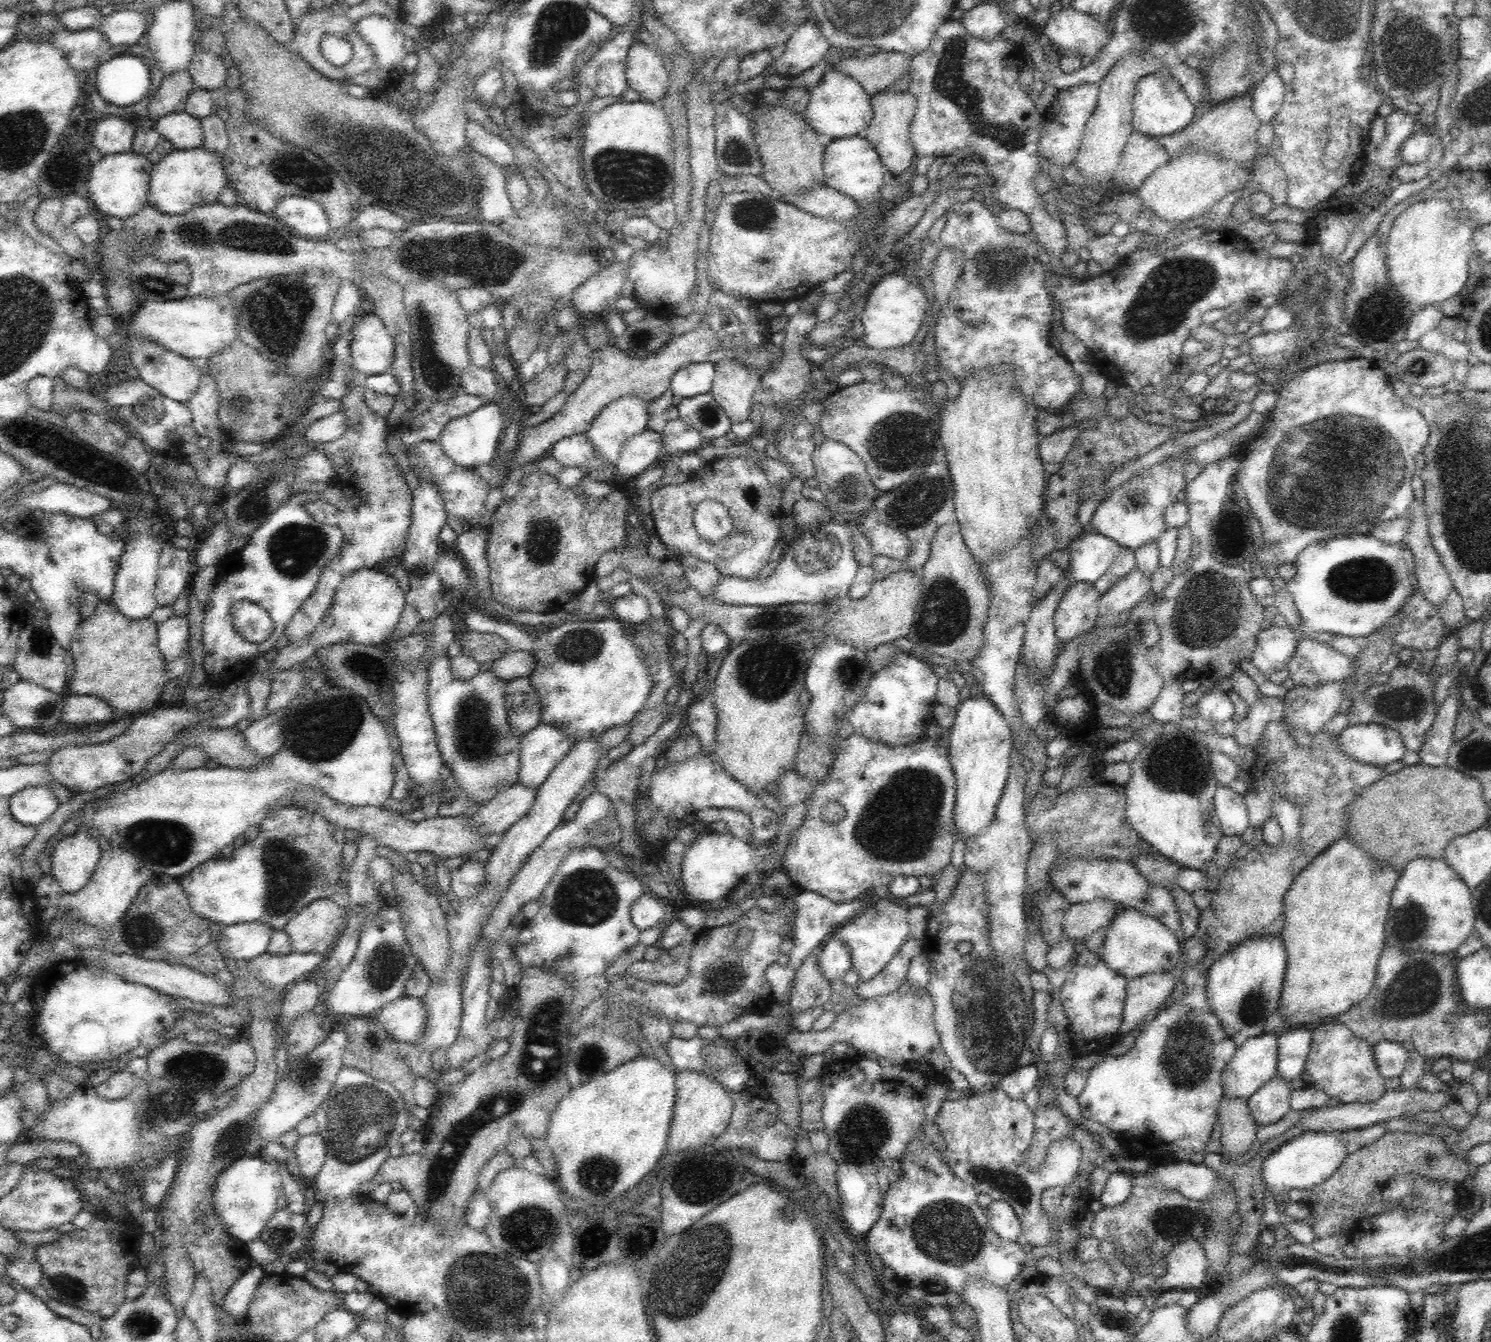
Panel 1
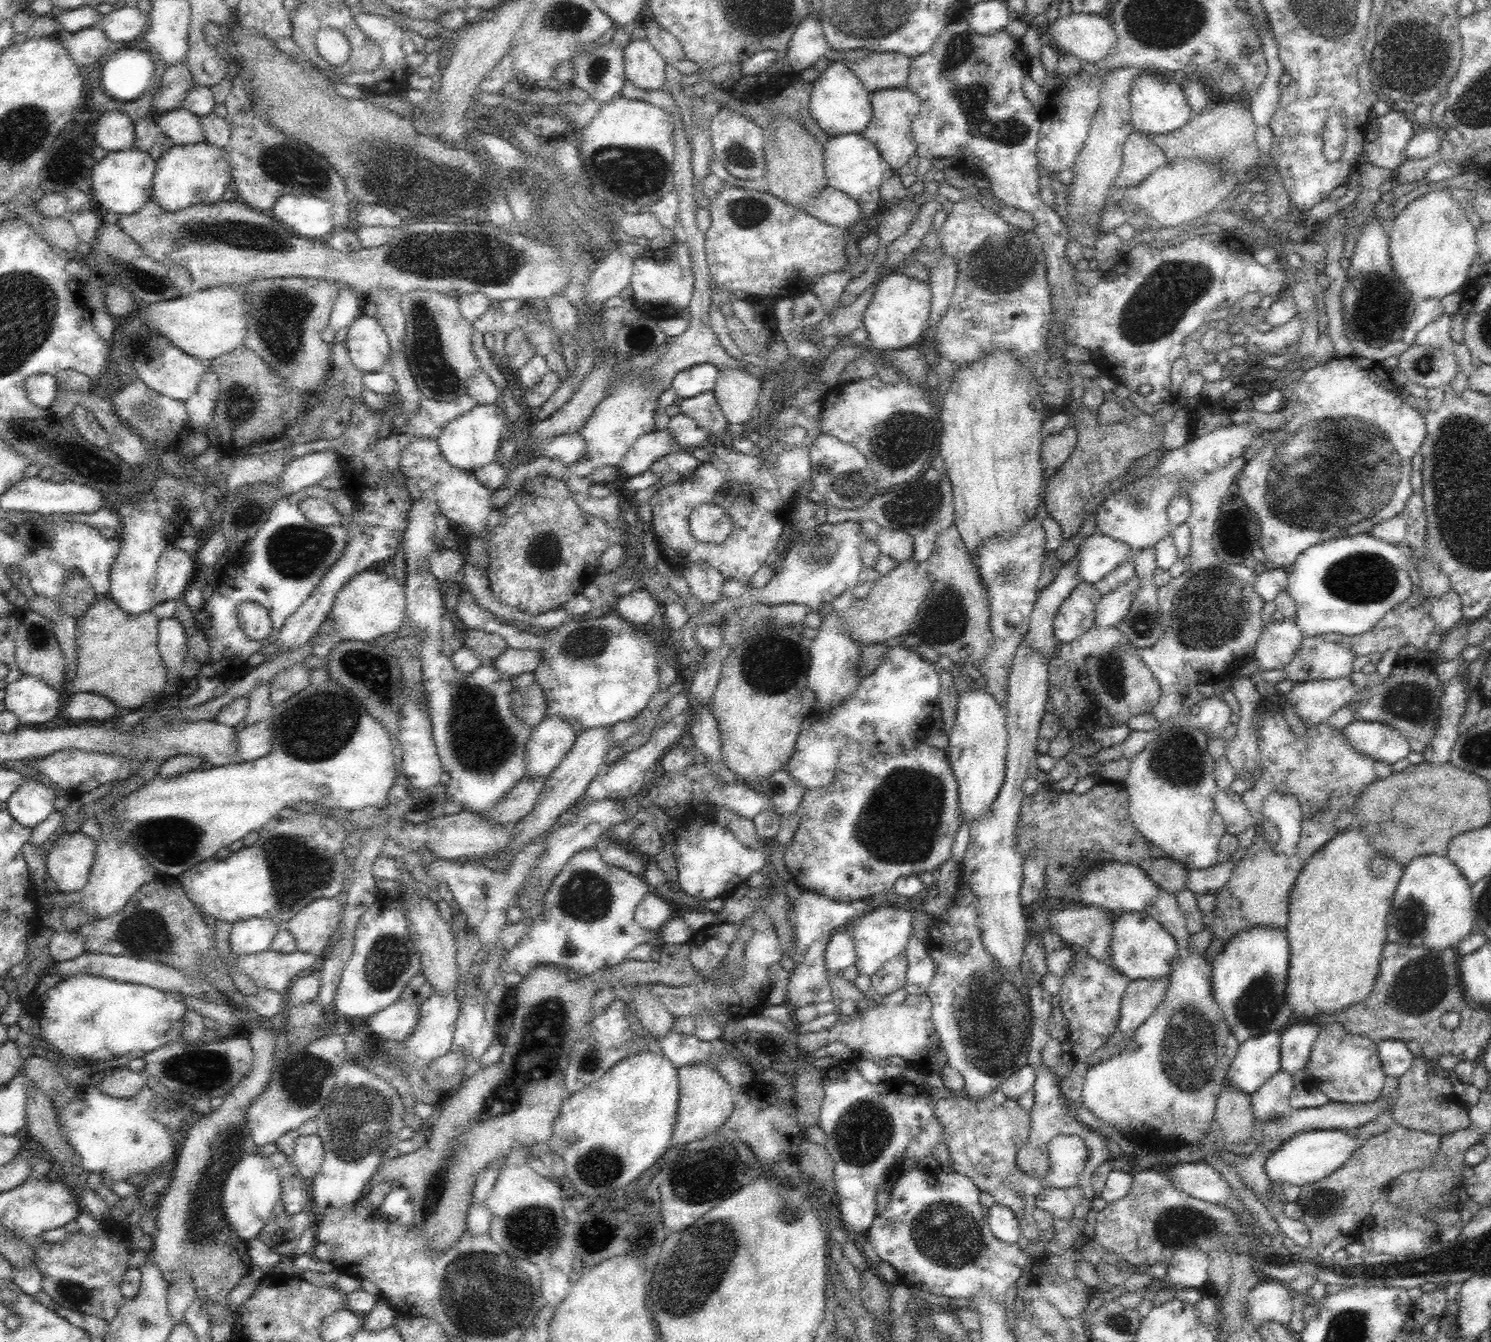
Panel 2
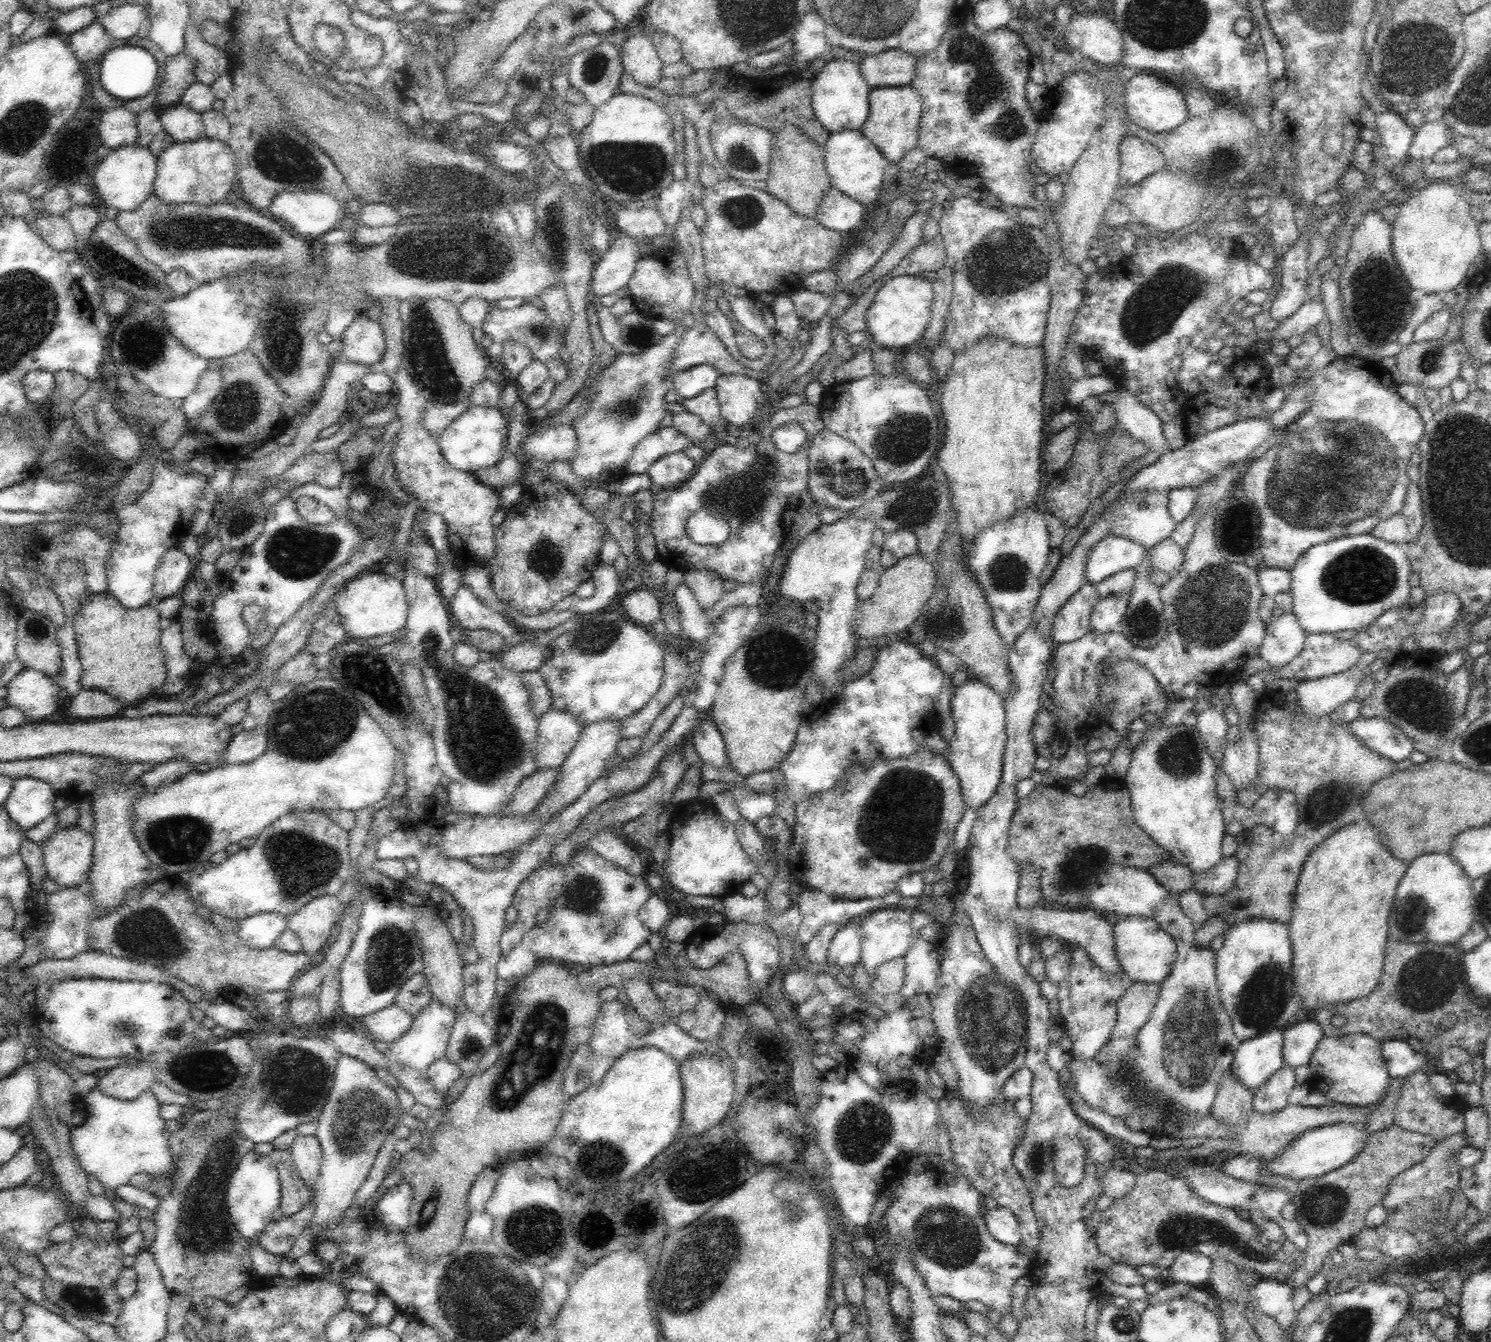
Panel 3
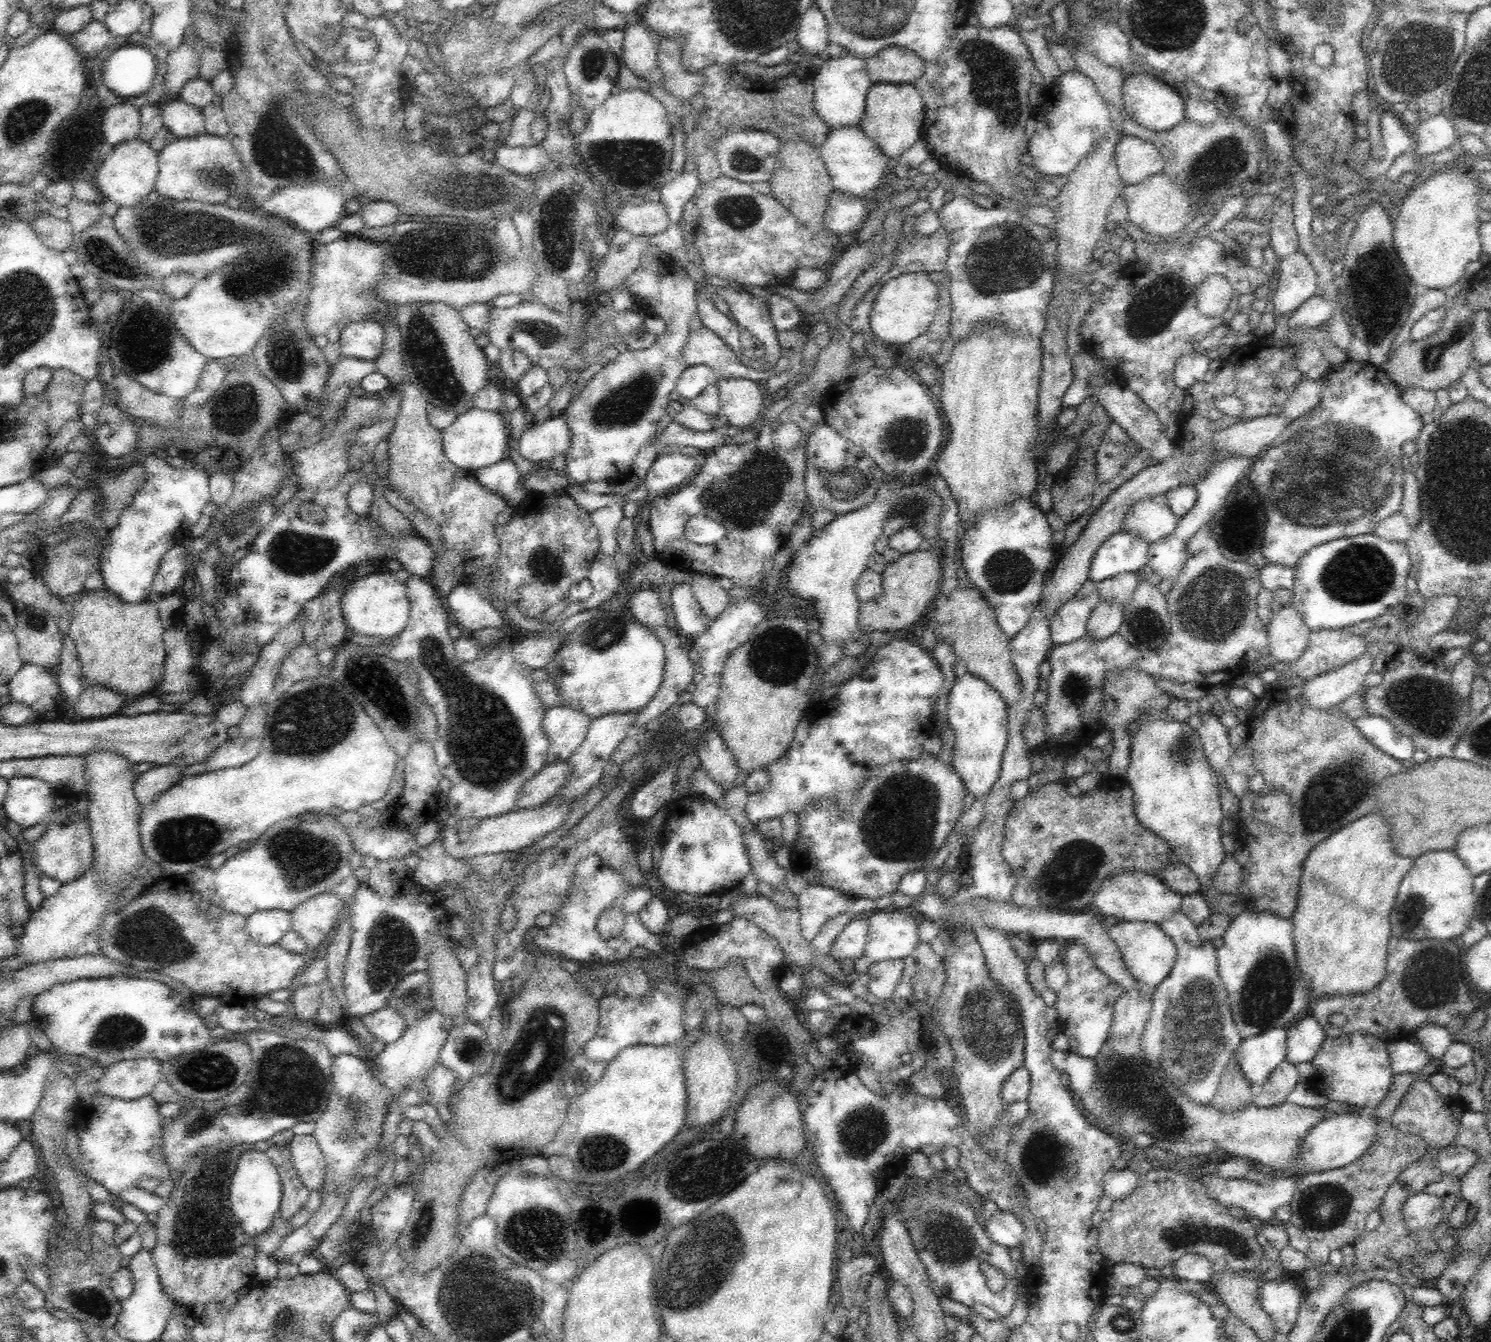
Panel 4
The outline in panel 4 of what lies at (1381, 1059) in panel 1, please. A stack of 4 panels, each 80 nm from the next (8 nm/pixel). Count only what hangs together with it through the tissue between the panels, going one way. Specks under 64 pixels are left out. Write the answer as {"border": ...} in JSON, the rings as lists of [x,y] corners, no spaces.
{"border":[[[1406,1038],[1386,1043],[1386,1051],[1390,1057],[1390,1067],[1394,1074],[1419,1073],[1428,1064],[1430,1056],[1415,1043]]]}

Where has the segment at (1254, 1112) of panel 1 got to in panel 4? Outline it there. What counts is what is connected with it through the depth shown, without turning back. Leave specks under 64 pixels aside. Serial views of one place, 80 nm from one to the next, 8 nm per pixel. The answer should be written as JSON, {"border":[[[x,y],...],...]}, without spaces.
{"border":[[[1284,1059],[1263,1084],[1262,1091],[1252,1098],[1252,1104],[1258,1107],[1276,1106],[1287,1100],[1288,1094],[1298,1083],[1296,1065]]]}

